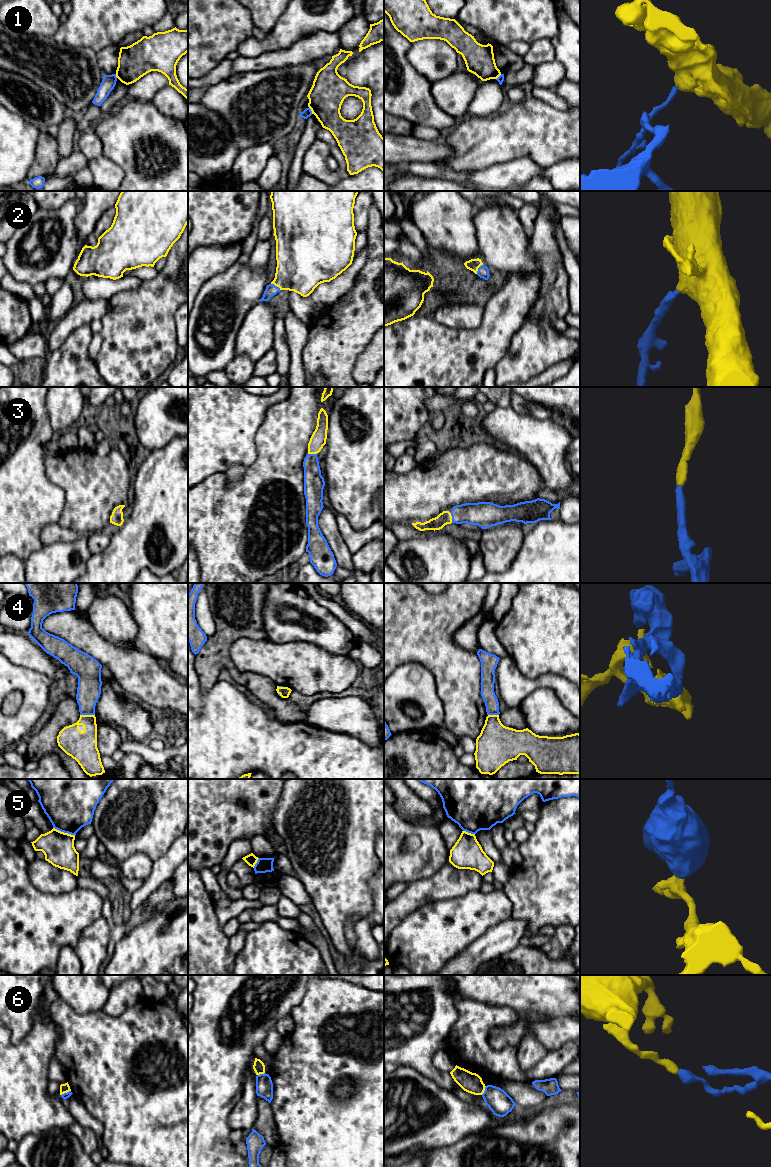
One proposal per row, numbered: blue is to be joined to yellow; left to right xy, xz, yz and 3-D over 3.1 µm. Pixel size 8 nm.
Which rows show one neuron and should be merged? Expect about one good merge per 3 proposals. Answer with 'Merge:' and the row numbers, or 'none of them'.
Merge: 2, 3, 4

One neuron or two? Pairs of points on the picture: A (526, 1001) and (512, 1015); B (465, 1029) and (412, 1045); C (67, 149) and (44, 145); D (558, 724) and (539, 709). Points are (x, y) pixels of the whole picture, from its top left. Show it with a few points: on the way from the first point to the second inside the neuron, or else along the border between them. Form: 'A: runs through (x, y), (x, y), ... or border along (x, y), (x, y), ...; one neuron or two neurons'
A: border along (492, 1005), (508, 1006), (518, 1014); two neurons
B: border along (458, 1012), (458, 1018), (452, 1026), (444, 1046); two neurons
C: border along (55, 137), (57, 151), (61, 158); two neurons
D: runs through (555, 719), (544, 713); one neuron

